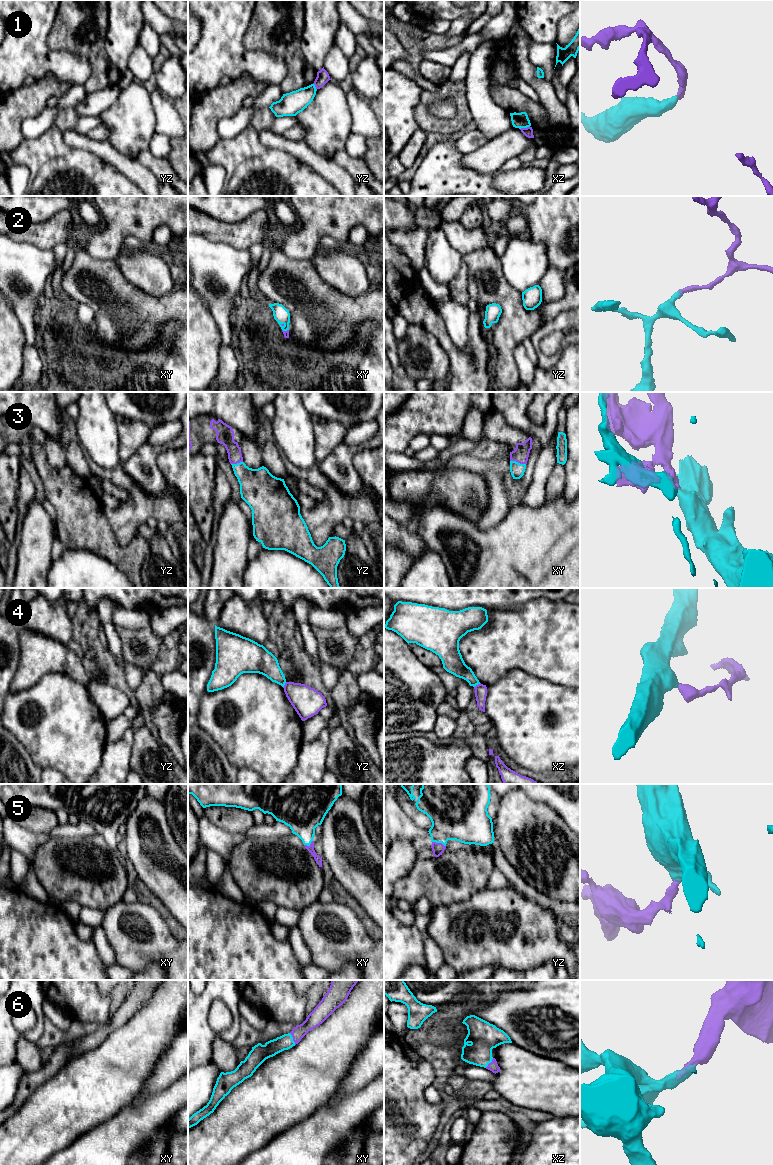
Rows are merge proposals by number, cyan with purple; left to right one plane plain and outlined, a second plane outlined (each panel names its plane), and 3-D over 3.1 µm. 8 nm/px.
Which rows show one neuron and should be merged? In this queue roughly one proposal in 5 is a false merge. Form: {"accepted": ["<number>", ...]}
{"accepted": ["2", "3", "5", "6"]}

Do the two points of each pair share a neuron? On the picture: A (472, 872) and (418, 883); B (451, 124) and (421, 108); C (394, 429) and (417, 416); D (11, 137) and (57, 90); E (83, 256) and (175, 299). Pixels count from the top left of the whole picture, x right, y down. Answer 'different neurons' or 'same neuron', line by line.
A: same neuron
B: same neuron
C: same neuron
D: same neuron
E: same neuron

